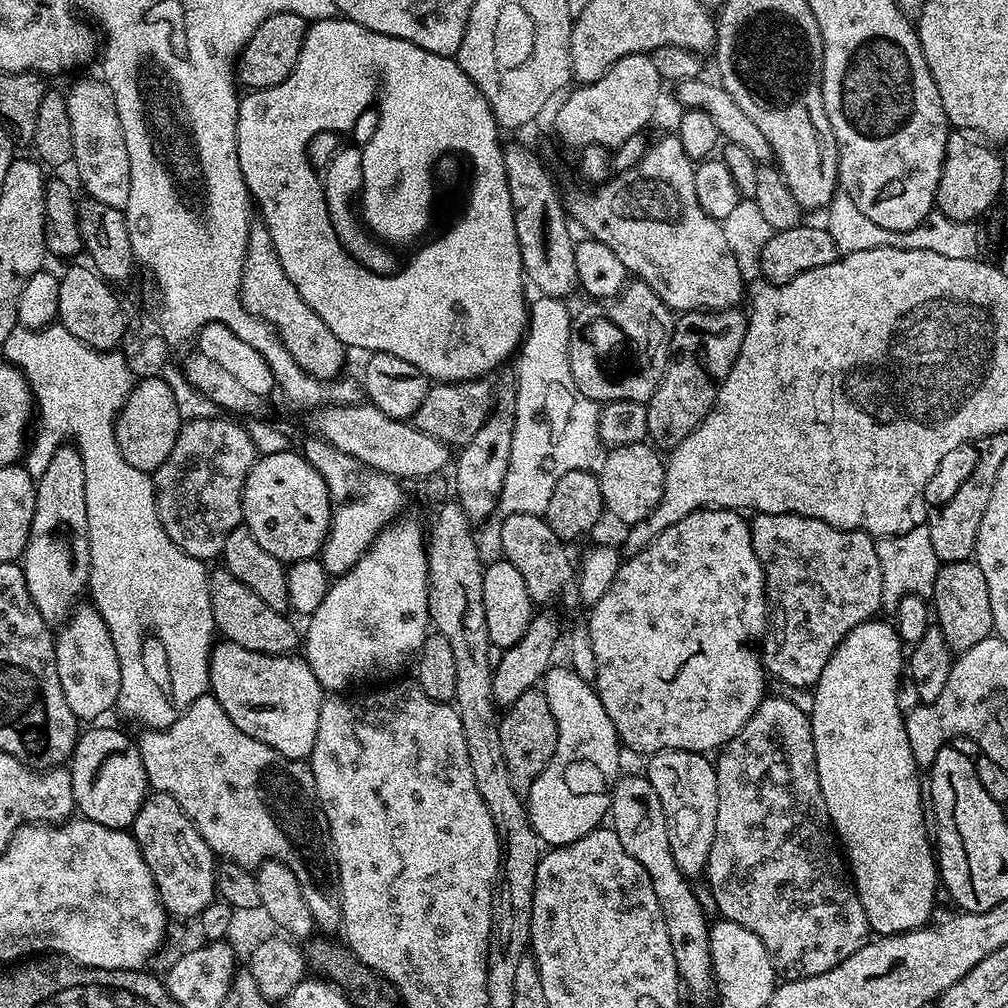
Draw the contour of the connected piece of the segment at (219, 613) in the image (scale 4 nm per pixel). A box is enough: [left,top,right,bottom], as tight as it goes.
[208,566,302,656]

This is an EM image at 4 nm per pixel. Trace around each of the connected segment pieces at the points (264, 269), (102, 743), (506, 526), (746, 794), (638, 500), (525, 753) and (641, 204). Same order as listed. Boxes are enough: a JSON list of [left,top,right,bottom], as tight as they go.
[[240,223,345,382],[70,726,150,830],[499,514,574,606],[706,695,870,980],[598,442,665,526],[499,687,558,794],[566,134,746,314]]

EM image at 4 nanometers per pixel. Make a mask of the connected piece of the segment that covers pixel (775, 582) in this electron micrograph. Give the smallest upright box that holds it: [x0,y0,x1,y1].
[750,512,884,689]

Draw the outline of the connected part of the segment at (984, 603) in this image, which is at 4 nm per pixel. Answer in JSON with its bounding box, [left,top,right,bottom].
[930,559,993,654]

